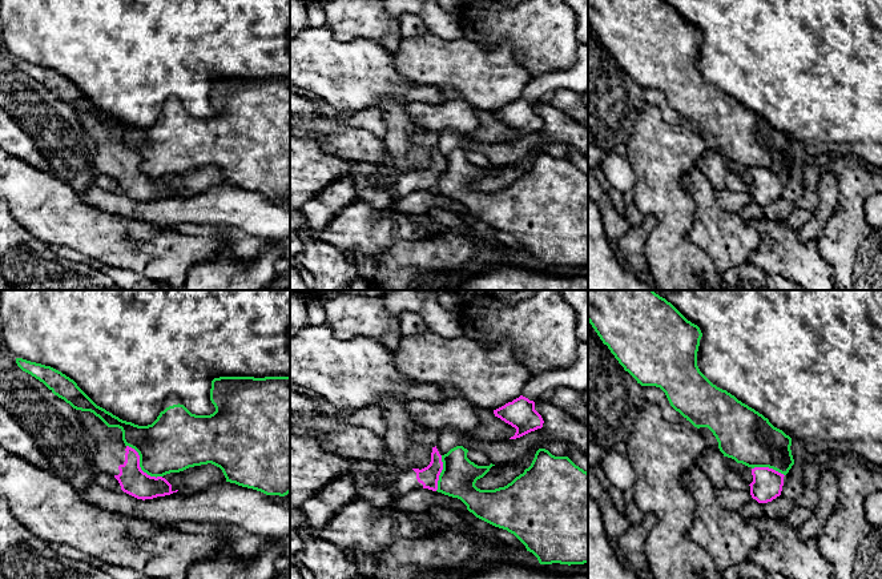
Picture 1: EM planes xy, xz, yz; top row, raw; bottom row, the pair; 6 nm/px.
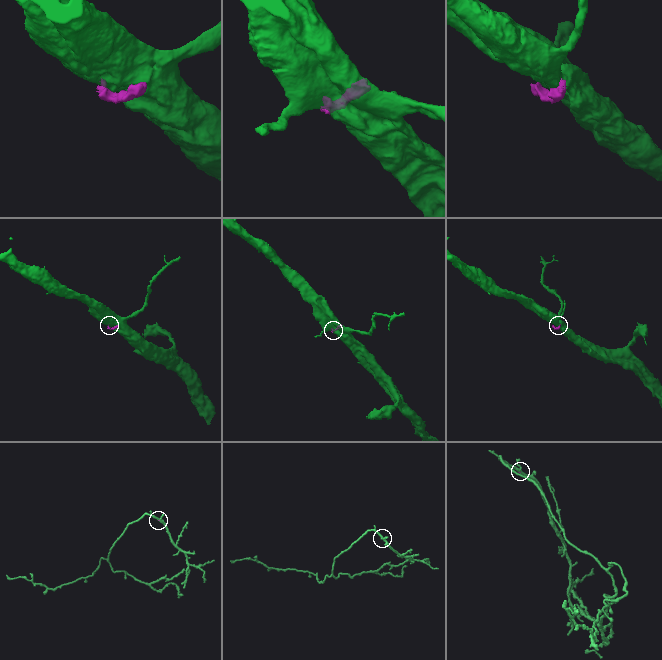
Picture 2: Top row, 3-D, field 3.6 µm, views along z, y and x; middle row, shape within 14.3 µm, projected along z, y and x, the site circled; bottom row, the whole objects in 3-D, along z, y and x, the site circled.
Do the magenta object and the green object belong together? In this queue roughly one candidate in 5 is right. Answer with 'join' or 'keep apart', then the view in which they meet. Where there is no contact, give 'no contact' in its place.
keep apart | xy

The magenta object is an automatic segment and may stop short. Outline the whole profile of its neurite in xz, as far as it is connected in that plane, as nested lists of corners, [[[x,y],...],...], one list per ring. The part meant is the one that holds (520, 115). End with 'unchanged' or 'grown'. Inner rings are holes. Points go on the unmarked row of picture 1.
[[[588,44],[576,49],[575,64],[564,71],[553,71],[533,76],[524,87],[519,100],[494,112],[495,118],[516,130],[510,141],[520,140],[543,129],[543,120],[535,112],[535,104],[548,98],[559,89],[568,89],[580,95],[588,91]]] | grown

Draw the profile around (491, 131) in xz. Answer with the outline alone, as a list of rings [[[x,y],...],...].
[[[478,112],[480,125],[478,129],[467,134],[471,141],[480,144],[500,144],[515,137],[516,130],[506,125],[494,116],[494,112]]]

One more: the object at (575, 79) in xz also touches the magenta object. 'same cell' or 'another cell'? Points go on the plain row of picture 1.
same cell

